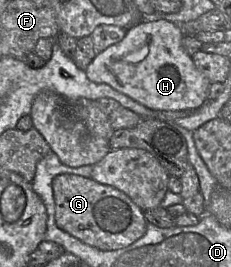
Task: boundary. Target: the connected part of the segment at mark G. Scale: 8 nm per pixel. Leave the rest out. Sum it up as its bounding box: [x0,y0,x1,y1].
[52,174,146,251]

